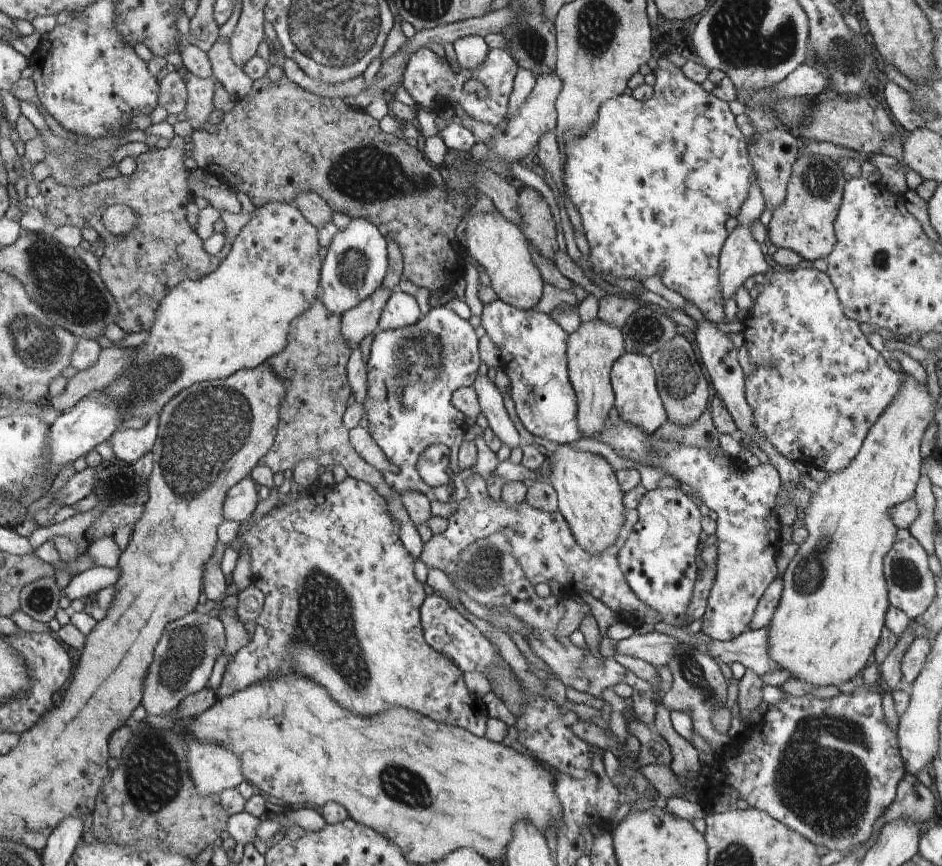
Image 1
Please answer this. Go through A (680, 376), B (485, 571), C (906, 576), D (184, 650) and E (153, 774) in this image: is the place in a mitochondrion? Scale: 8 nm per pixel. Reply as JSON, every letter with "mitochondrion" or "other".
{"A":"mitochondrion","B":"mitochondrion","C":"mitochondrion","D":"mitochondrion","E":"mitochondrion"}

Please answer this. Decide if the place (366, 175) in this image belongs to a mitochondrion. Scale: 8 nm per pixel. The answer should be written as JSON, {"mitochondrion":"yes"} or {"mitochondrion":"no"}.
{"mitochondrion":"yes"}

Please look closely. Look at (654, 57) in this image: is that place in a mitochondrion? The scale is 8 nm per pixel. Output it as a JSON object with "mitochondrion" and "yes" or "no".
{"mitochondrion":"no"}

